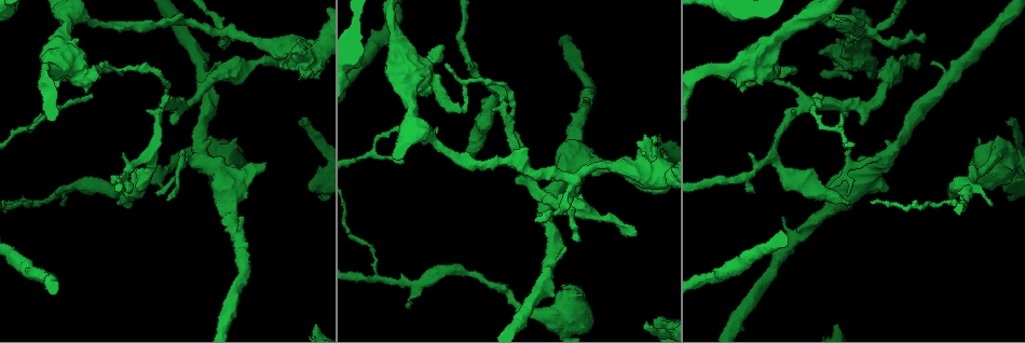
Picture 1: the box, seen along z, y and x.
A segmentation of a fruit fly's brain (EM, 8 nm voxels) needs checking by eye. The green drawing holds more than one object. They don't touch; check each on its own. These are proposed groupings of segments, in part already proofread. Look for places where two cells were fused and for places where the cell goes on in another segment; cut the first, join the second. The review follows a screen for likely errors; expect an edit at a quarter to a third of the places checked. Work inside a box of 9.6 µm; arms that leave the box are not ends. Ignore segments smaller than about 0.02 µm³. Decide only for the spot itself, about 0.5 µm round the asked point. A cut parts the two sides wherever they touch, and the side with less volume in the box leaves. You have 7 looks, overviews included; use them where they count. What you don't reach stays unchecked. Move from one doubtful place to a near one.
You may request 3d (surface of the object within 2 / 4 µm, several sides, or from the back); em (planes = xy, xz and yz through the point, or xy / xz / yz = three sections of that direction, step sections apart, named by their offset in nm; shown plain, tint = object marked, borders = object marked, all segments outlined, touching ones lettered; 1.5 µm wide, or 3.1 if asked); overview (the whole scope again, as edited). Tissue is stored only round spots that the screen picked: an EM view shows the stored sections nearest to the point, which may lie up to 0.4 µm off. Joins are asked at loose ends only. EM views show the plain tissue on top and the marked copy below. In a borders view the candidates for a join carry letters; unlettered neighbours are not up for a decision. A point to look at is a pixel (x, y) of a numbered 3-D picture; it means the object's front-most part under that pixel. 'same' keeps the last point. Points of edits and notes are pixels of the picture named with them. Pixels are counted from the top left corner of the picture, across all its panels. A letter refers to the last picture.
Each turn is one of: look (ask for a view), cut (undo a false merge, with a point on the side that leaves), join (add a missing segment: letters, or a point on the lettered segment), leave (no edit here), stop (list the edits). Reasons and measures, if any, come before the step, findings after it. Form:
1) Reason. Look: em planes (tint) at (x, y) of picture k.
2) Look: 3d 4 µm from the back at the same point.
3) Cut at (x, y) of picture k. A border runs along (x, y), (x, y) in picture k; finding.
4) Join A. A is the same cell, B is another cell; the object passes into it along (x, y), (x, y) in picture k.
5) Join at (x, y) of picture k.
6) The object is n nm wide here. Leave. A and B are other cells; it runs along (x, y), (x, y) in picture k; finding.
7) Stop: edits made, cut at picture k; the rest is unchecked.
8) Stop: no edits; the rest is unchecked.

Look: 3d 2 µm at (377, 276) of picture 1.

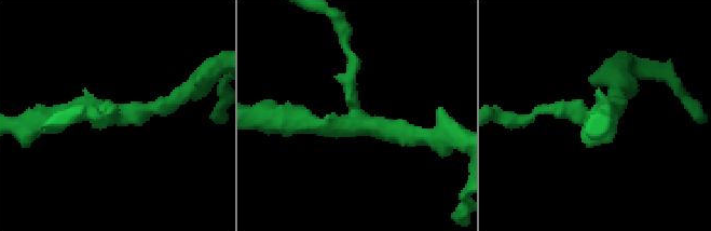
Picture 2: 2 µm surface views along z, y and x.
3 arms meet here; need the tissue. Look: em xz step 8 (tint) at (117, 114) of picture 2.

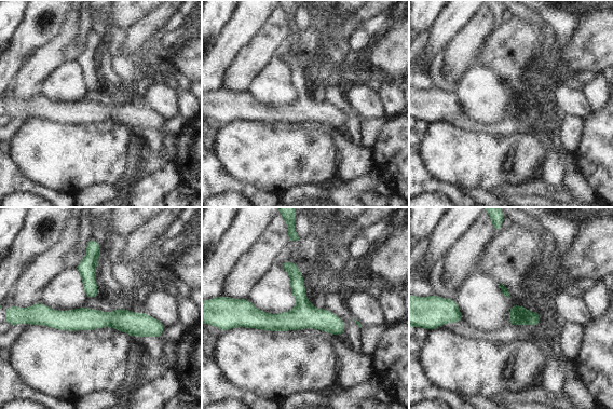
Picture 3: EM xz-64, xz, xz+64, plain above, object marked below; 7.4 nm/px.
See the neighbours. Look: em xz step 8 (borders) at the same point.

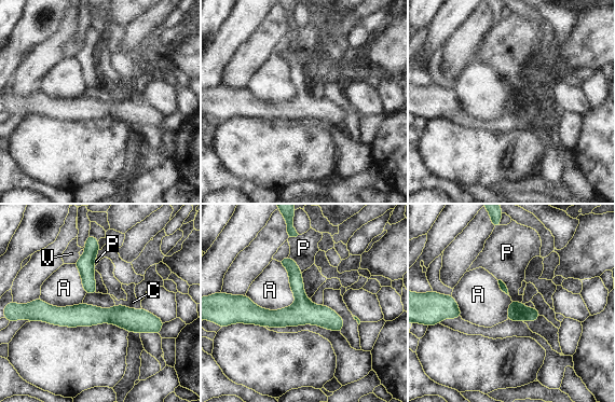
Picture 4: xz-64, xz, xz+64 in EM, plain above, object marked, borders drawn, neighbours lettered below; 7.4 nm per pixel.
The object is 150 nm wide here. Leave. A, C, P and V are other cells; one cell here.

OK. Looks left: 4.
Free end. Look: em xy step 8 (borders) at (438, 129) of picture 1.

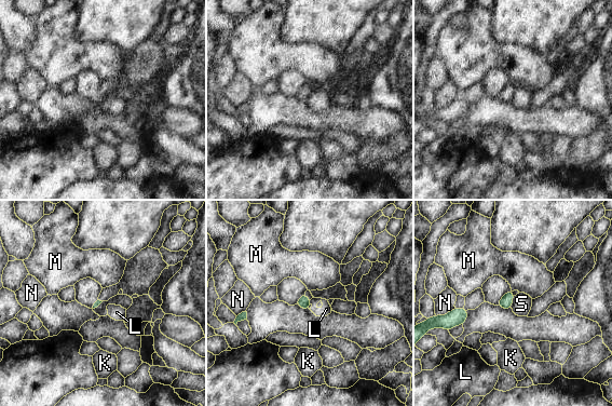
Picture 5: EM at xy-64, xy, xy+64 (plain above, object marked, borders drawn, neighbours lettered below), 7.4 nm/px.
Look: em planes (borders) at the same point.

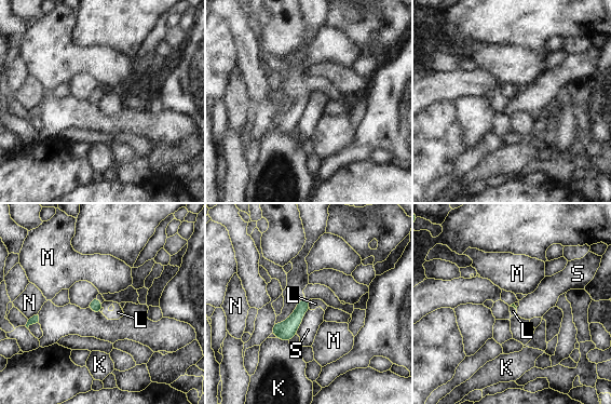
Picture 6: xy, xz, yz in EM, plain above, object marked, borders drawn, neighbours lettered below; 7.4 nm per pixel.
Leave. K, L, M, N and S are other cells; no lettered segment goes on from it.

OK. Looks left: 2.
Three-way junction. Look: em xy step 8 (tint) at (510, 118) of picture 1.

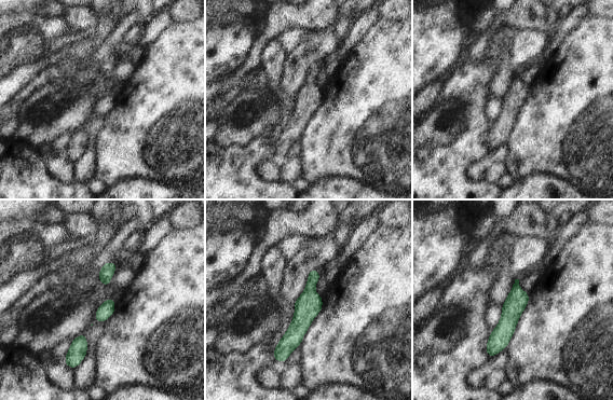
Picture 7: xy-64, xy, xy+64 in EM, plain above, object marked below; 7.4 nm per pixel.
Cut it another way. Look: em planes (borders) at the same point.

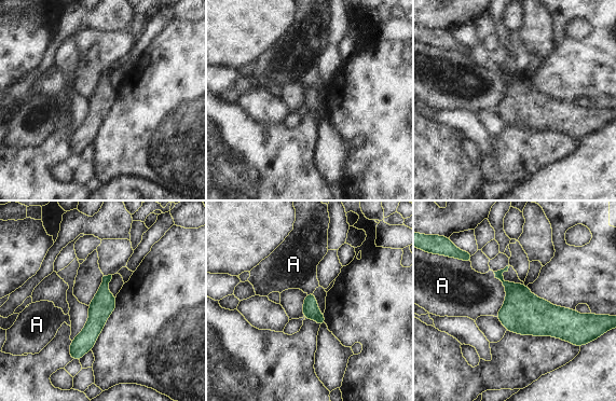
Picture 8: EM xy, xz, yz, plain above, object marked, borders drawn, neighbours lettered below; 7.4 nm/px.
The object is 130 nm wide here. Leave. A is another cell; it runs along (108, 278), (97, 320), (74, 357) in picture 8; all the same cell.

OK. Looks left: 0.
Stop: no edits; the rest is unchecked.

